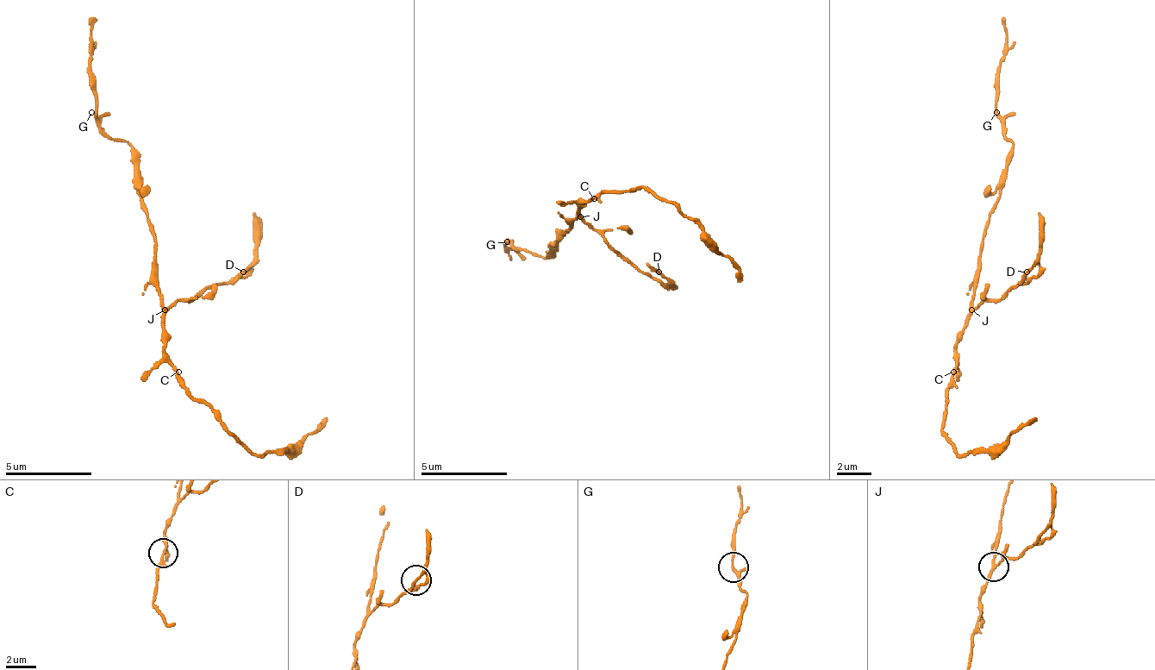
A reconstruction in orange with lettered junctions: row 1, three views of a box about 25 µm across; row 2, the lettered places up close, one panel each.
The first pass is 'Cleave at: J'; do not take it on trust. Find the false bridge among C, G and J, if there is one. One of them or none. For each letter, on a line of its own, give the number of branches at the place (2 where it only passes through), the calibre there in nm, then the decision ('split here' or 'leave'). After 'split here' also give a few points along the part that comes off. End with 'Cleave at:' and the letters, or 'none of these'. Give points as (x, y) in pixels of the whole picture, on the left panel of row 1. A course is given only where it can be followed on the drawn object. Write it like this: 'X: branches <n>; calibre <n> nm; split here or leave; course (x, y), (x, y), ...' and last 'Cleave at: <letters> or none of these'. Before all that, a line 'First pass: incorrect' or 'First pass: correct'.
First pass: correct
C: branches 3; calibre 160 nm; leave
G: branches 3; calibre 170 nm; leave
J: branches 3; calibre 160 nm; split here; course (165, 311), (234, 280), (256, 254), (252, 211)
Cleave at: J

